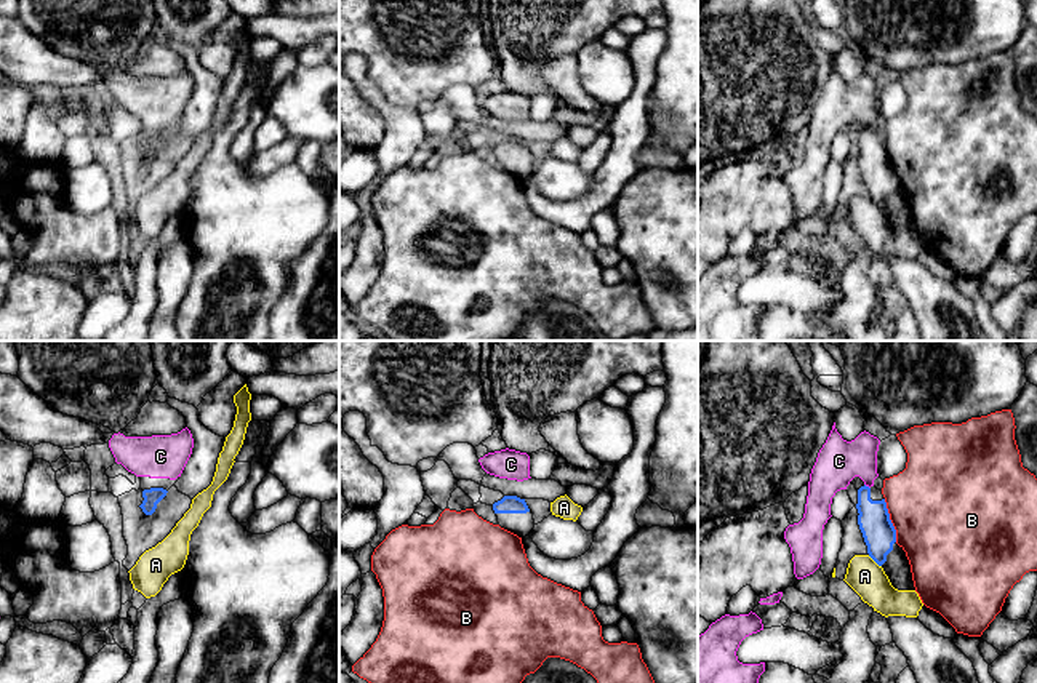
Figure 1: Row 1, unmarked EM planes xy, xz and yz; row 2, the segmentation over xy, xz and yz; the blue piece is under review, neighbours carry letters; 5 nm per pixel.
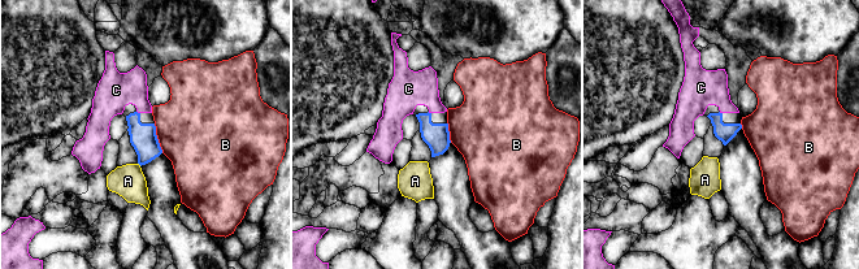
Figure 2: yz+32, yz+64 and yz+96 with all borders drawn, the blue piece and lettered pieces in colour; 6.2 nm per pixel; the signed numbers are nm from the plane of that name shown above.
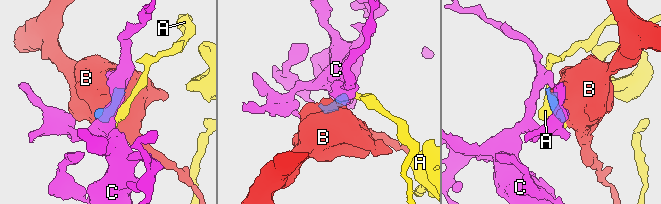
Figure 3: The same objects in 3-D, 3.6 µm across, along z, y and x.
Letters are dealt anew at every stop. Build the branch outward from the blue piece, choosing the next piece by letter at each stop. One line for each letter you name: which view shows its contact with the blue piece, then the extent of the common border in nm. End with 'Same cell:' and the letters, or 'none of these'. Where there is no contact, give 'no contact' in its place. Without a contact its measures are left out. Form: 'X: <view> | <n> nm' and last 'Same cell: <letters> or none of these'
C: yz | 40 nm
Same cell: C

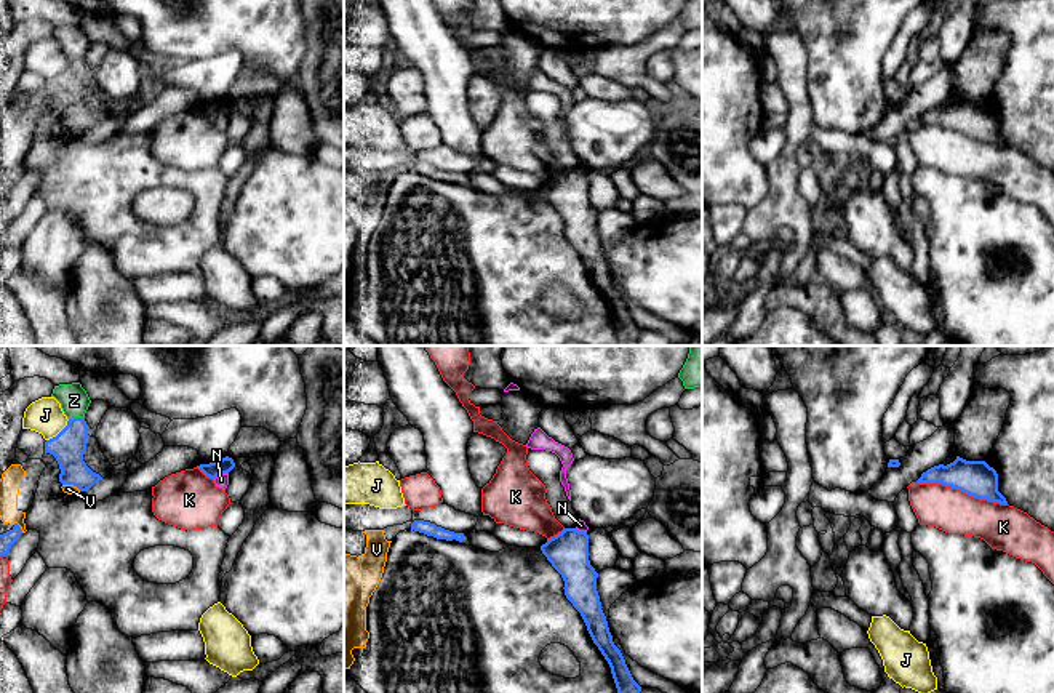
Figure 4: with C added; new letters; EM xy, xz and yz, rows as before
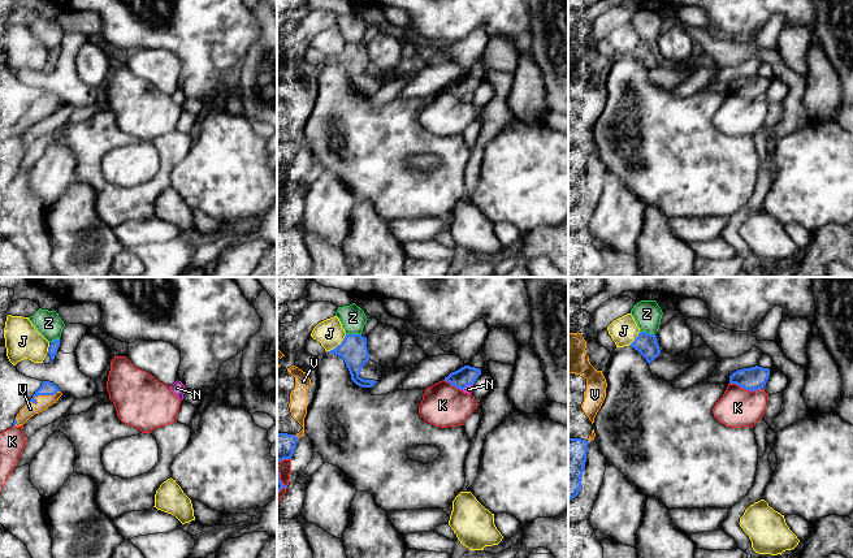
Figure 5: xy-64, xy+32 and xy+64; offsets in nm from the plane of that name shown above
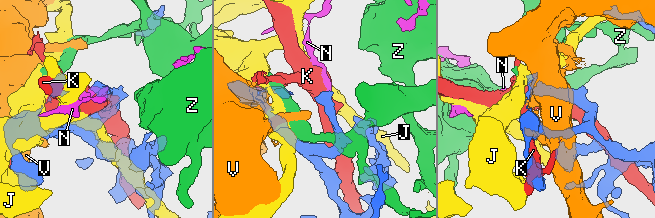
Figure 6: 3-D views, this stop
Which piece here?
Same cell: none of these

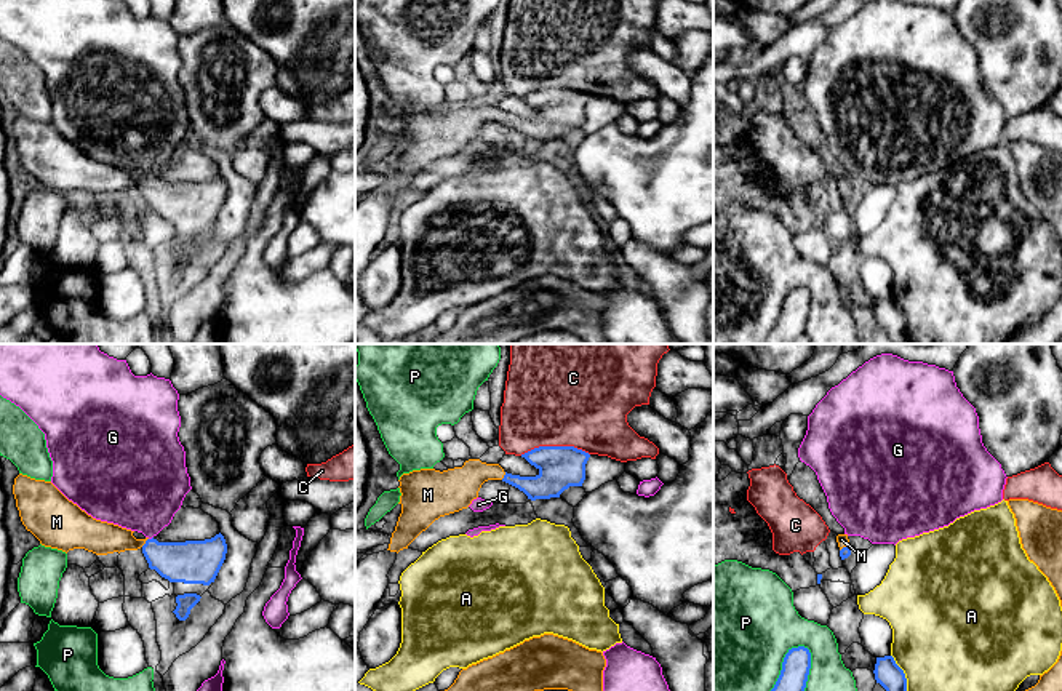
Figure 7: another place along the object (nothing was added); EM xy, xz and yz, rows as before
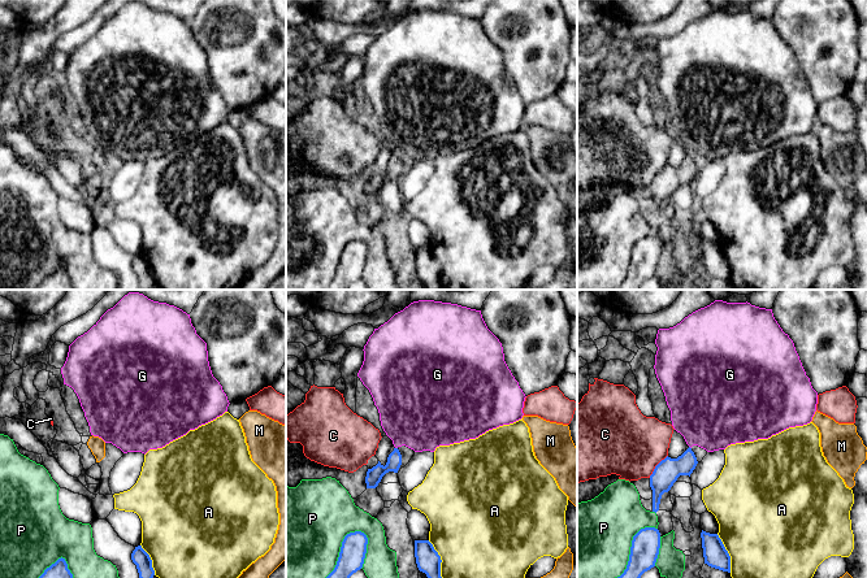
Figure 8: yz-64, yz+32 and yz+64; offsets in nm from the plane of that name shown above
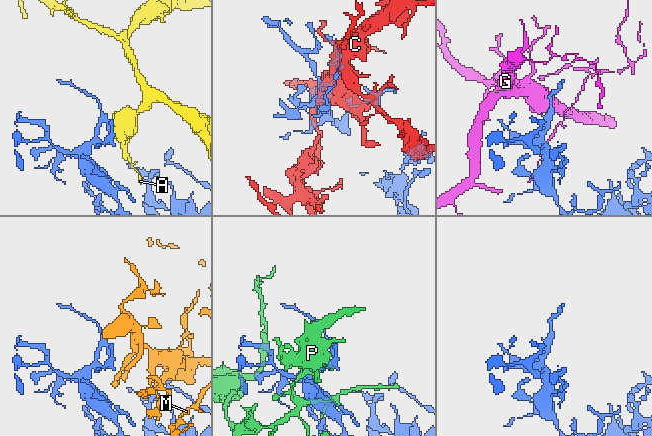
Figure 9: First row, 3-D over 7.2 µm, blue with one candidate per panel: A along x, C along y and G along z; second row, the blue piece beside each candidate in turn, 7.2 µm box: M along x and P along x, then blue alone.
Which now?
M: xy | 60 nm
Same cell: M

